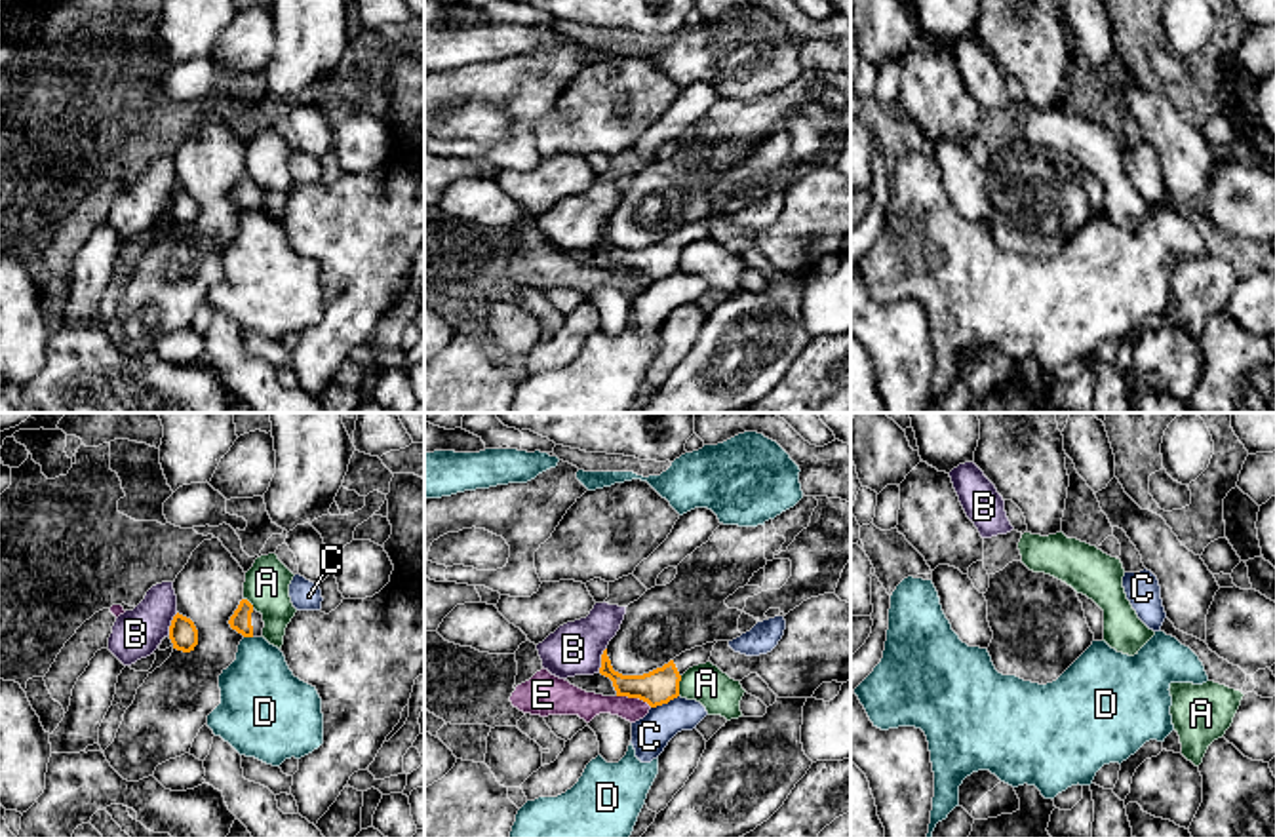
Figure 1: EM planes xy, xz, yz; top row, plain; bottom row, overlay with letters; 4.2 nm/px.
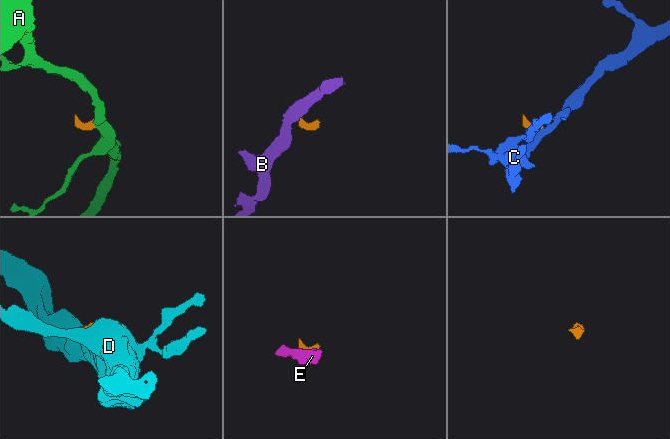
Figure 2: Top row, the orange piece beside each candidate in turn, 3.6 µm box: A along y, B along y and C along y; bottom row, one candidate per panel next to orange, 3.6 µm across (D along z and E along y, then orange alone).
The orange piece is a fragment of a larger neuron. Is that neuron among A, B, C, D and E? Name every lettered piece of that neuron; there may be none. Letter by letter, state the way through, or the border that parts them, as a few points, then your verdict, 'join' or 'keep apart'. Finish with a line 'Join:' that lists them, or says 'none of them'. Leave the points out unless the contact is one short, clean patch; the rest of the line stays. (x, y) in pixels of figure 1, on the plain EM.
A: border xz (682, 250), (678, 269); keep apart
B: border xz (606, 221), (598, 246); keep apart
C: border xz (678, 269), (651, 282); keep apart
D: border xy (244, 210), (252, 212); keep apart
E: border xz (617, 269), (642, 272), (651, 280); keep apart
Join: none of them

